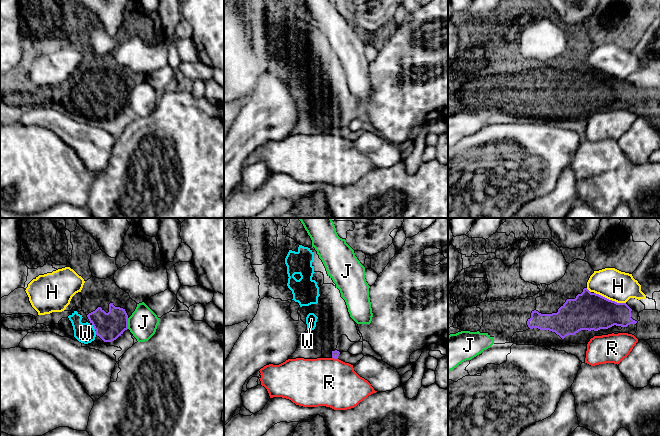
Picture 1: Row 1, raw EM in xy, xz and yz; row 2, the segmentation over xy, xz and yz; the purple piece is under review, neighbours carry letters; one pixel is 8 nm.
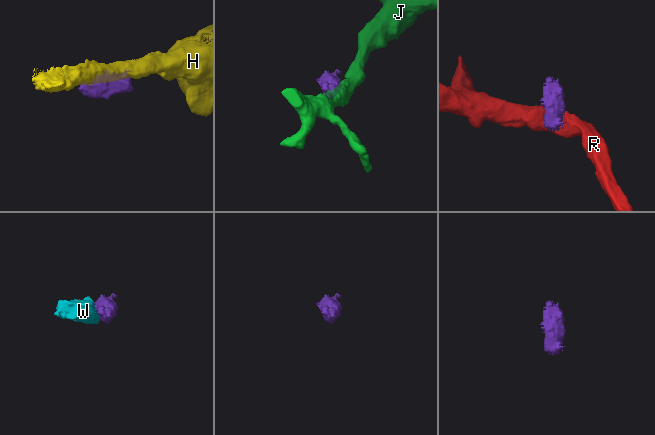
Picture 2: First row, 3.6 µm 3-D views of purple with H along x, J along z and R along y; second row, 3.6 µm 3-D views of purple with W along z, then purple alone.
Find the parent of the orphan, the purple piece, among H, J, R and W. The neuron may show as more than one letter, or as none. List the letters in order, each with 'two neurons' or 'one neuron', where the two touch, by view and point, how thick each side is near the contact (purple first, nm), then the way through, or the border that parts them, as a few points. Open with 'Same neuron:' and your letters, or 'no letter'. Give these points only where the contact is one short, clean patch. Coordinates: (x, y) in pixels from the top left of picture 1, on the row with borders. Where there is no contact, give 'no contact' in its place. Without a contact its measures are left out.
Same neuron: W
H: two neurons; contact yz (610, 300); calibres 300 and 240 nm; border yz (594, 292), (617, 302), (625, 303)
J: two neurons; contact xy (127, 323); calibres 220 and 240 nm; border xy (127, 318), (128, 328)
R: two neurons; contact xz (335, 358); calibres 60 and 380 nm; border xz (332, 357), (337, 359)
W: one neuron; contact xy (93, 326); calibres 220 and 160 nm

